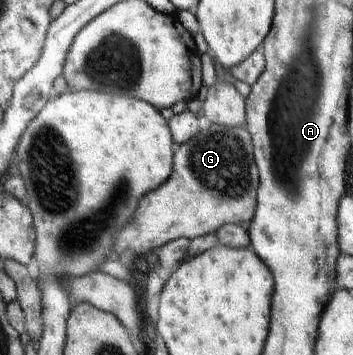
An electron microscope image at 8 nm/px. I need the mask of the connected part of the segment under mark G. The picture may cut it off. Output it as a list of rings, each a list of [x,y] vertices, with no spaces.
[[[212,124],[209,130],[201,130],[192,139],[176,149],[173,175],[164,184],[148,192],[139,201],[136,217],[132,225],[120,231],[116,237],[116,253],[132,251],[138,256],[150,257],[164,244],[174,239],[206,236],[214,234],[224,223],[242,223],[250,221],[256,207],[256,189],[258,189],[258,169],[252,151],[251,134],[244,128],[231,128]]]

